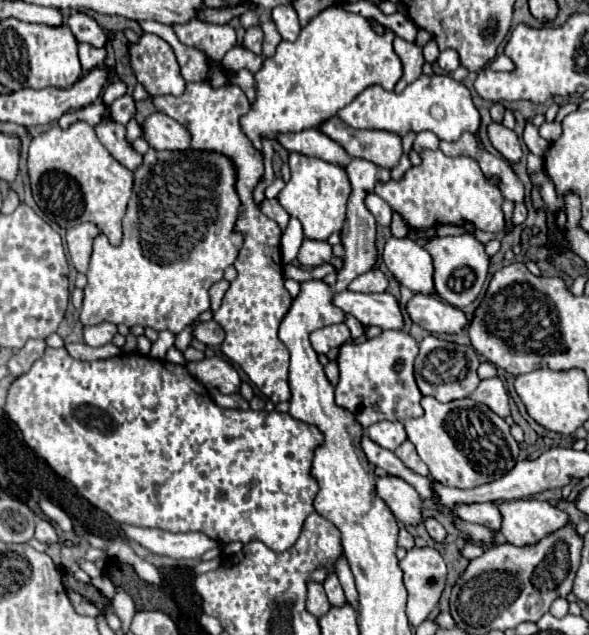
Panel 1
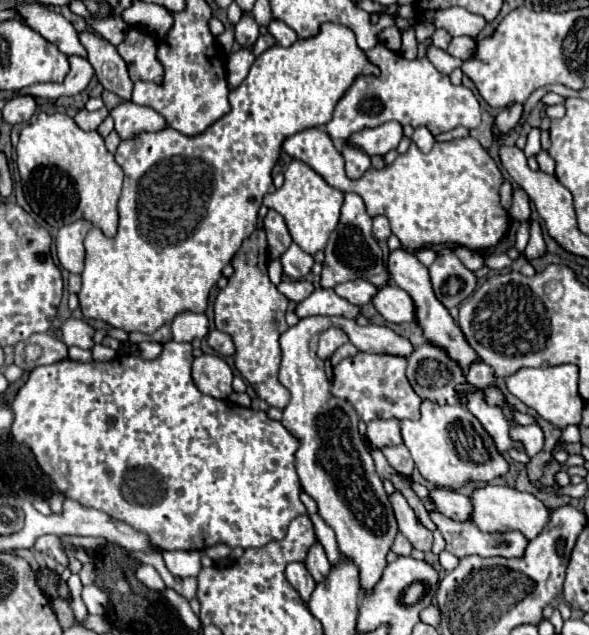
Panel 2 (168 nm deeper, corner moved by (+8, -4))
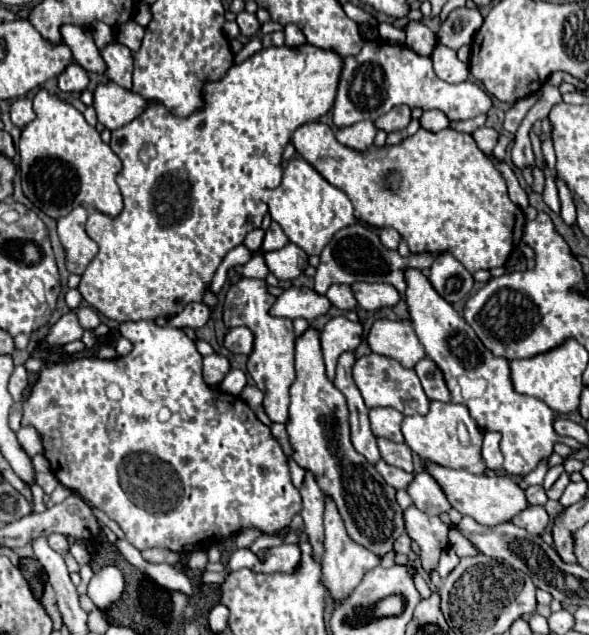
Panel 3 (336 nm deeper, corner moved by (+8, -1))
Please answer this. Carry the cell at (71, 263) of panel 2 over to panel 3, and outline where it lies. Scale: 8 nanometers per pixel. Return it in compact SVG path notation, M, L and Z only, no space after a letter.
M76 207L66 217L58 219L58 235L66 251L66 269L76 275L82 275L98 253L96 241L92 241L84 231L86 219L88 211L84 207Z

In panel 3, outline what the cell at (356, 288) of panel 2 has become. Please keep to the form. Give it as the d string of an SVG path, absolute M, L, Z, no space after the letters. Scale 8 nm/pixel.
M332 285L332 287L326 291L326 297L328 297L328 301L330 301L334 307L338 307L338 309L342 309L342 311L350 311L350 309L354 309L354 307L358 305L348 285Z

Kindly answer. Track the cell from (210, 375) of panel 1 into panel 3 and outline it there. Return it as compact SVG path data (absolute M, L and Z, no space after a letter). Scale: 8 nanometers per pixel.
M222 355L204 357L204 381L208 385L222 383L222 379L228 371L230 371L230 363L226 357L222 357Z

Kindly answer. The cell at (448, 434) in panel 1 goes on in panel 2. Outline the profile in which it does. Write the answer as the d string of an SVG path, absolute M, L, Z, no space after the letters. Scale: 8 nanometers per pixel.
M424 400L420 406L420 420L402 420L400 430L406 448L410 450L420 474L438 488L458 490L468 482L490 482L508 472L506 458L496 452L492 436L484 432L484 426L468 412L466 406L440 406Z

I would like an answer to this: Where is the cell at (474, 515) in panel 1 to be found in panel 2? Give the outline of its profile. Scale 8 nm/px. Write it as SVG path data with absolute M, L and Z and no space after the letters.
M434 488L430 490L430 498L436 502L438 510L452 518L452 520L472 520L472 502L468 496L462 496L460 492L446 490L446 488Z

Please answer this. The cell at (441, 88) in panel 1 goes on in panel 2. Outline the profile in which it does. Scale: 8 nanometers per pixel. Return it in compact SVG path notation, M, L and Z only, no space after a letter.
M376 44L366 54L380 68L380 76L356 78L350 90L336 104L332 120L326 124L326 132L338 148L342 148L342 140L350 134L364 128L376 128L390 120L412 128L426 126L432 136L458 126L472 130L480 124L480 104L476 96L464 86L454 86L448 76L440 74L426 58L416 58L410 62L404 56L396 56L384 44Z

